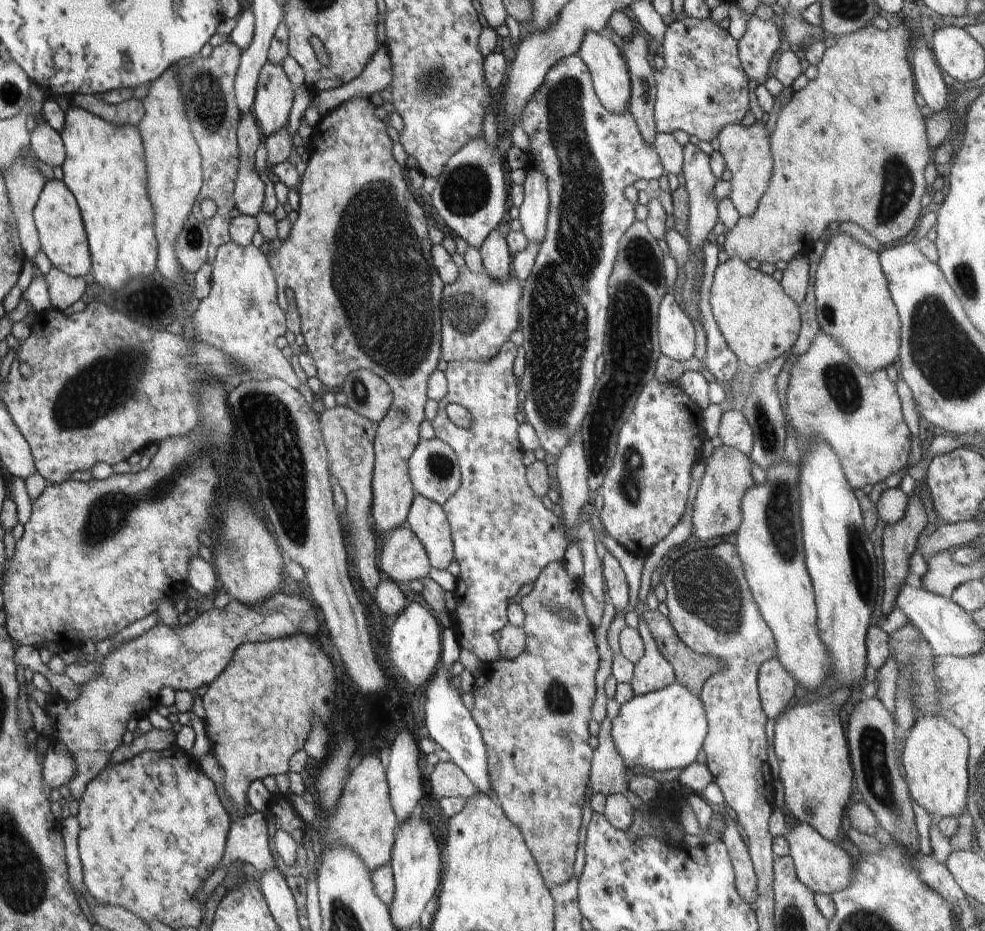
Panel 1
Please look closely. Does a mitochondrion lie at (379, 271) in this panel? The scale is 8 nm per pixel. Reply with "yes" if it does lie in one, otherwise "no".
yes

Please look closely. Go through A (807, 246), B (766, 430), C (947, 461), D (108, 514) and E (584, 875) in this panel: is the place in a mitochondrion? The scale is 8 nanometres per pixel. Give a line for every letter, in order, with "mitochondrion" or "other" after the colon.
A: other
B: mitochondrion
C: other
D: mitochondrion
E: other

